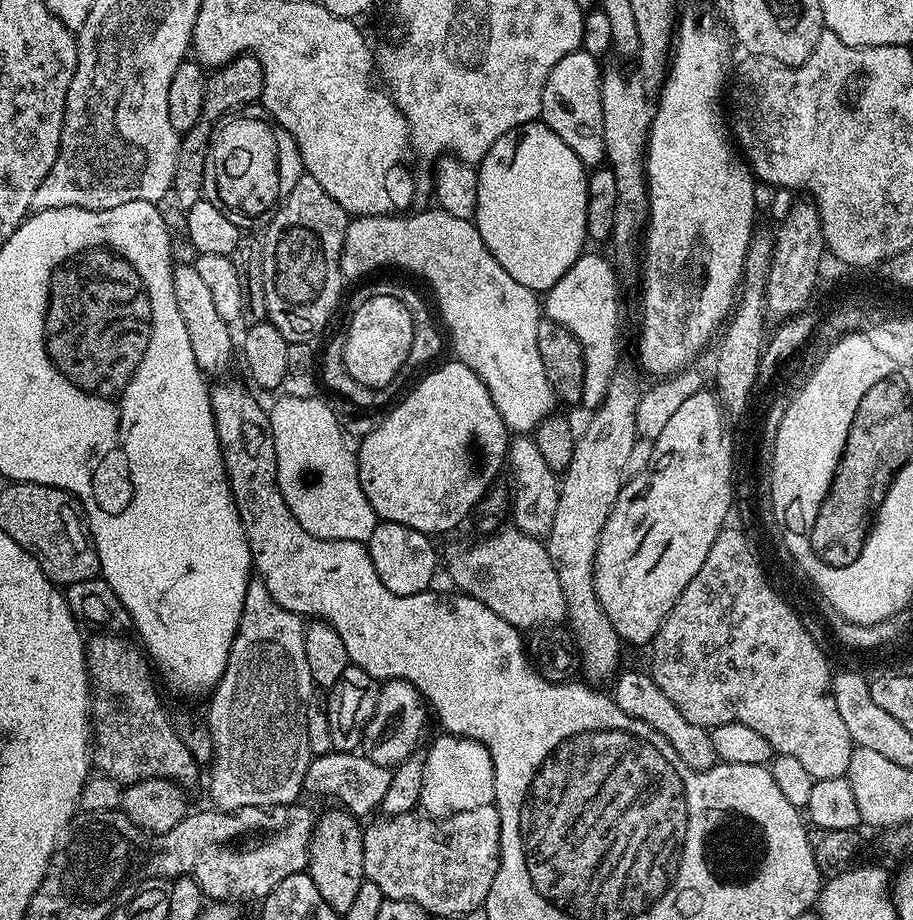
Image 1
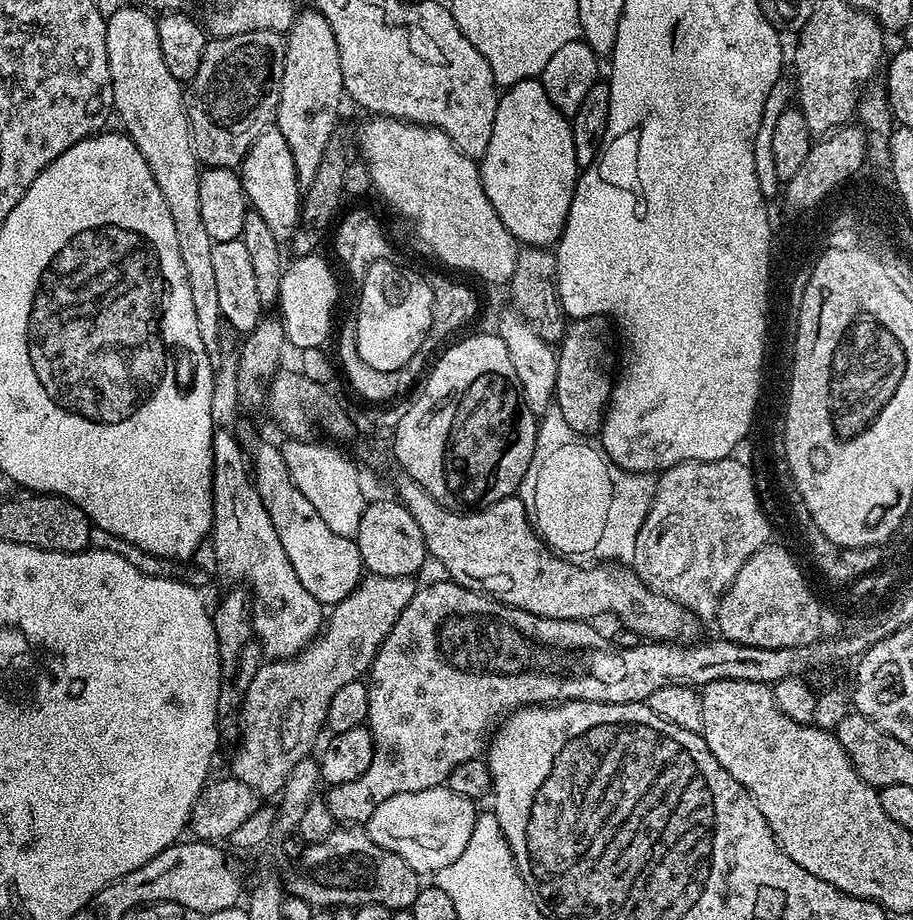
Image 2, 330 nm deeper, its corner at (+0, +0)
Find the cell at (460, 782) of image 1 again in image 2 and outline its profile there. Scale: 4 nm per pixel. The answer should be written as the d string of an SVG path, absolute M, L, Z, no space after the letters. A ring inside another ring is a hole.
M447 786L394 794L386 798L386 802L382 802L374 814L370 814L366 831L374 843L398 854L398 858L402 858L415 872L434 874L450 866L450 862L456 861L458 854L466 850L466 842L470 842L478 815L476 807L470 798Z

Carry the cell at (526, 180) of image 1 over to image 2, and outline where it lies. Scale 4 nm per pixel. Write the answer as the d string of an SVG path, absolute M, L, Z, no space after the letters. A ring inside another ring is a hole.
M539 79L523 80L500 92L498 110L494 114L494 130L490 130L490 146L486 146L486 154L478 167L490 206L498 210L502 226L506 226L515 240L534 248L548 248L559 241L568 221L572 196L576 193L578 165L569 117L556 109L550 98L546 98L546 90Z

